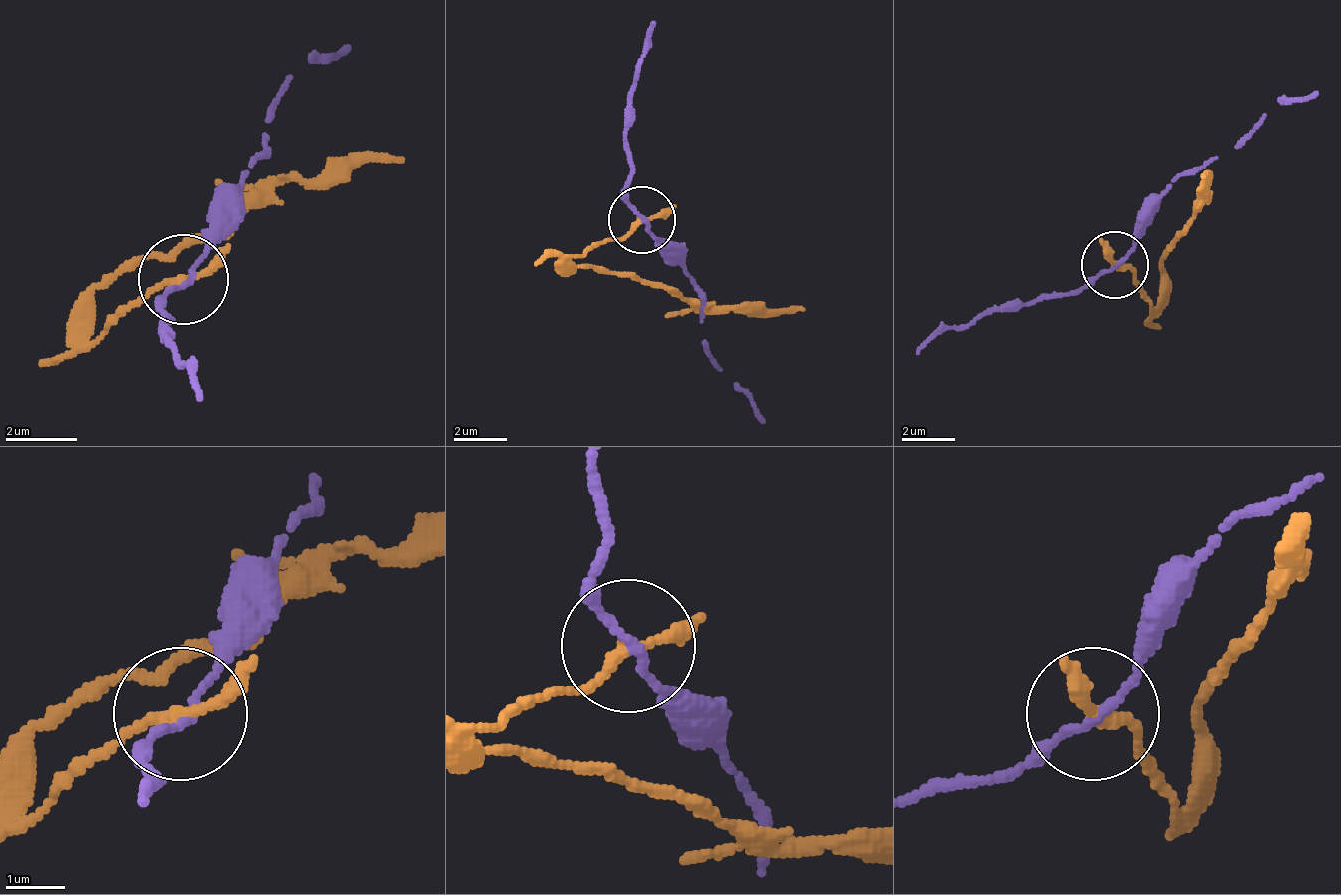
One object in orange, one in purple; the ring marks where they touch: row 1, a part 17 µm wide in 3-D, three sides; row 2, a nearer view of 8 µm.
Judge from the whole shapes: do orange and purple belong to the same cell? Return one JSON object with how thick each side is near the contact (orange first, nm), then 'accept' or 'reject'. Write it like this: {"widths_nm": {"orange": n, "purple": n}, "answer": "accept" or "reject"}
{"widths_nm": {"orange": 190, "purple": 130}, "answer": "reject"}

